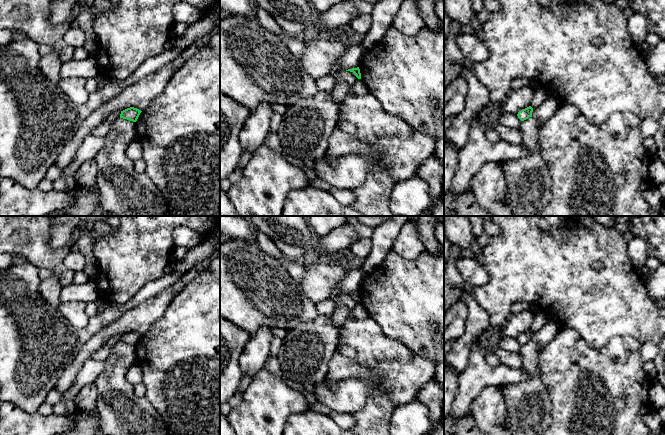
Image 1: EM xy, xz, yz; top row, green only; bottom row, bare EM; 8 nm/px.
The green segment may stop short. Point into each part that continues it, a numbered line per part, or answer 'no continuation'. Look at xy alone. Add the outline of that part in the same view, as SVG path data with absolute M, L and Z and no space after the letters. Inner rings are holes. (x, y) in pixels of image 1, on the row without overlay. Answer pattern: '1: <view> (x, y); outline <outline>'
no continuation

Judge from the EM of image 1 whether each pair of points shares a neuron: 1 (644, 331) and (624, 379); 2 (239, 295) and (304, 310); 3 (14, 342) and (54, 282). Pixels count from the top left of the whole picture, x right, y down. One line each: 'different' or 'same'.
1: different
2: same
3: different

